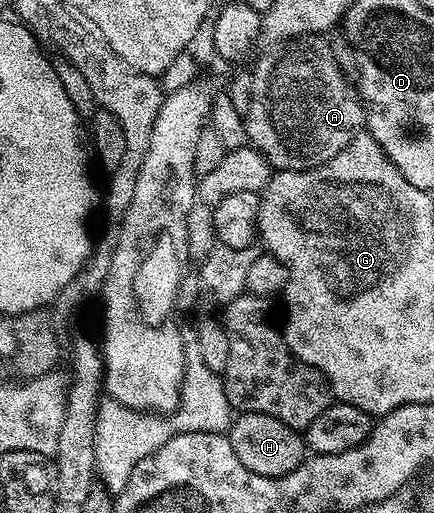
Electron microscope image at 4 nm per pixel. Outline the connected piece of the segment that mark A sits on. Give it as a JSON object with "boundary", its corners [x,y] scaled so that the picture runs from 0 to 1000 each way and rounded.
{"boundary":[[[707,66],[700,74],[671,74],[611,97],[618,99],[592,117],[578,138],[585,187],[576,187],[576,211],[562,234],[574,279],[613,304],[629,333],[712,331],[751,320],[751,312],[779,304],[779,296],[788,296],[788,288],[797,288],[797,281],[841,251],[843,207],[823,170],[788,148],[753,72]]]}

